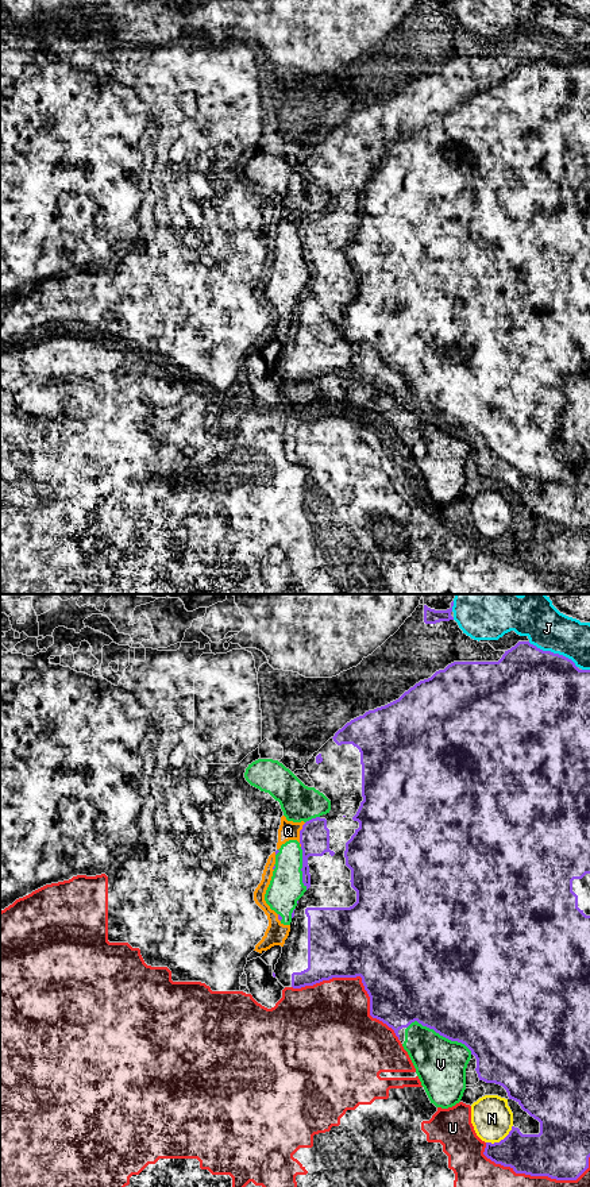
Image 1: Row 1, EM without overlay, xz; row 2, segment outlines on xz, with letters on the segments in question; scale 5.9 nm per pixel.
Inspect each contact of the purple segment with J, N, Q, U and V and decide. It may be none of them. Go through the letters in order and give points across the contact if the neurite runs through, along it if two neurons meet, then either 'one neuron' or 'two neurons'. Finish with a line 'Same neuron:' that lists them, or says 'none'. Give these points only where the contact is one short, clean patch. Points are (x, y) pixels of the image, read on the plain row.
J: two neurons
N: two neurons
Q: two neurons
U: two neurons
V: two neurons
Same neuron: none

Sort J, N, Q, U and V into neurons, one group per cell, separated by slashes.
J Q / N / U / V

